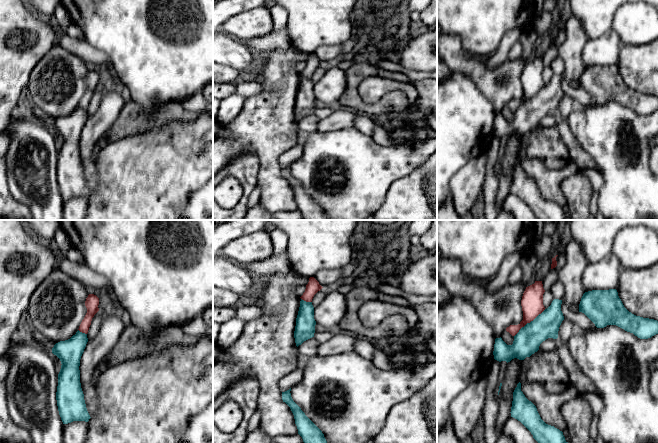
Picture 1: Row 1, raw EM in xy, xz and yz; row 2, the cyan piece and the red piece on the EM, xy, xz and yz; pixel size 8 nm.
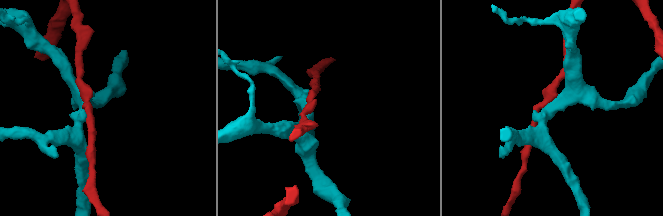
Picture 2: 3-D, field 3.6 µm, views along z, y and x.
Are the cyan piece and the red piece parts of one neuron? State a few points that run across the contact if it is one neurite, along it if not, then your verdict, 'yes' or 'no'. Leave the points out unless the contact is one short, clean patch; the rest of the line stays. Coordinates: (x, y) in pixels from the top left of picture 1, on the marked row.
no

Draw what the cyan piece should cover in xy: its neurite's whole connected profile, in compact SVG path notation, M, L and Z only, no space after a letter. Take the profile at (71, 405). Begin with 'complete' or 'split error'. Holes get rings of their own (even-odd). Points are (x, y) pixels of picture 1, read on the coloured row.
complete; M79 330L70 339L60 341L52 353L61 361L56 400L63 424L73 421L88 422L91 418L85 404L80 383L80 359L88 342L87 334Z

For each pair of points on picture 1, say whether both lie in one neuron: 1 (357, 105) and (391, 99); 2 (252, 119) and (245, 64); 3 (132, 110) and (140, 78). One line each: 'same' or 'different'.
1: same
2: different
3: different

